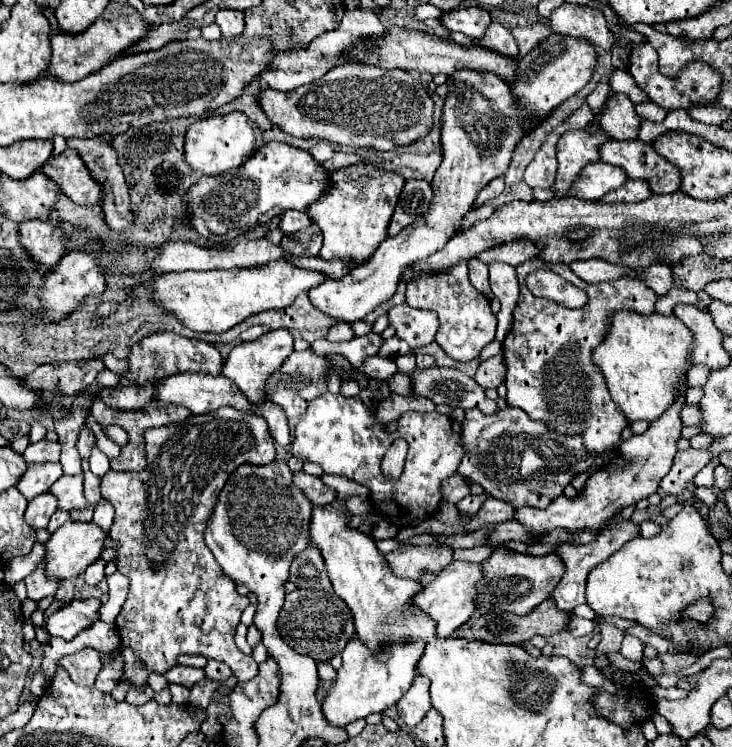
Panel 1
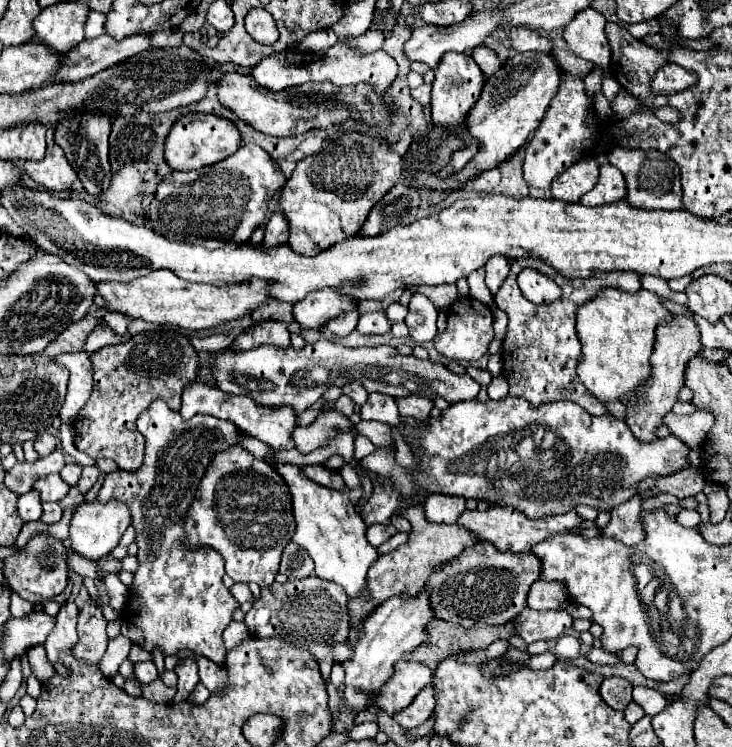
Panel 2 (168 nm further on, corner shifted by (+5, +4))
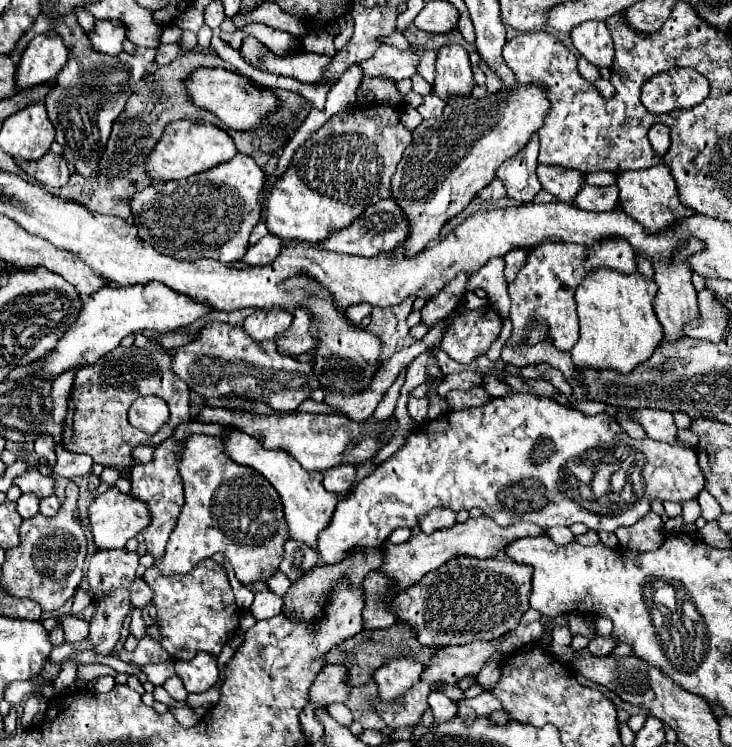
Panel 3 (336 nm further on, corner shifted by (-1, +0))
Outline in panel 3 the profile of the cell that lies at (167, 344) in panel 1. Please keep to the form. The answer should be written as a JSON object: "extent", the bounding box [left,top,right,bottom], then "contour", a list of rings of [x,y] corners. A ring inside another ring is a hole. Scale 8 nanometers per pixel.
{"extent":[62,346,192,478],"contour":[[[132,346],[126,350],[122,348],[112,350],[108,356],[102,356],[96,364],[88,364],[80,368],[74,378],[74,388],[68,402],[62,446],[68,452],[90,454],[94,462],[100,462],[102,466],[110,466],[118,470],[122,478],[130,478],[132,462],[134,462],[132,450],[138,444],[160,444],[180,424],[192,422],[190,388],[170,370],[172,358],[174,358],[174,352],[166,348],[150,350],[150,348]],[[150,394],[164,398],[170,408],[168,422],[154,436],[136,430],[128,422],[128,410],[132,402],[140,396],[150,396]]]}

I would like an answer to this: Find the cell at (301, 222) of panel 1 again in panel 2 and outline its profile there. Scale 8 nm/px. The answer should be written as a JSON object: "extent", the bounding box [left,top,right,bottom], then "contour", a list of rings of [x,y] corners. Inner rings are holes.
{"extent":[262,212,288,246],"contour":[[[274,212],[274,216],[268,220],[268,224],[266,224],[266,228],[264,228],[264,240],[262,240],[262,244],[270,244],[270,246],[274,246],[274,244],[286,244],[288,242],[288,222],[286,222],[286,218],[284,218],[284,214],[282,212]]]}

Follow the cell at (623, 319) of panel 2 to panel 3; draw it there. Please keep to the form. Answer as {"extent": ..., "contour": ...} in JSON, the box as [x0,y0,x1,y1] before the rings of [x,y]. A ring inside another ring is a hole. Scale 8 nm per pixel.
{"extent":[570,268,662,374],"contour":[[[608,268],[592,272],[592,276],[588,276],[588,280],[584,280],[576,290],[580,340],[570,352],[576,368],[630,374],[634,368],[644,364],[654,354],[662,336],[660,322],[652,312],[654,298],[654,280],[646,280],[638,272],[632,276],[620,276],[620,272],[608,272]]]}

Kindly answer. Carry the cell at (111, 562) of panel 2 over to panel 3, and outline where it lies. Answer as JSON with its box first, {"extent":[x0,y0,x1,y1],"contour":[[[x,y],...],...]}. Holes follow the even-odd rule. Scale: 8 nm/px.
{"extent":[86,548,138,656],"contour":[[[126,548],[120,550],[98,550],[90,562],[88,562],[88,586],[94,594],[94,606],[96,612],[90,620],[90,634],[86,640],[92,642],[92,652],[96,656],[110,656],[114,650],[114,644],[120,638],[120,628],[124,624],[126,614],[130,612],[130,586],[134,582],[134,574],[138,568],[138,554],[130,552]]]}

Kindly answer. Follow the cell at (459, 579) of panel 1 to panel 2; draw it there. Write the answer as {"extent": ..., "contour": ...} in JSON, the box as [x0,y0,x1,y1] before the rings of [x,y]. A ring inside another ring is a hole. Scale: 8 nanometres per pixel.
{"extent":[344,592,434,710],"contour":[[[418,592],[418,596],[408,598],[390,598],[382,606],[378,606],[360,628],[350,630],[350,646],[354,650],[354,658],[344,662],[346,670],[346,690],[344,700],[352,710],[368,708],[374,698],[370,692],[378,692],[380,686],[394,674],[394,662],[402,656],[408,656],[422,640],[426,640],[426,624],[432,620],[434,612],[430,608],[430,598],[426,592]]]}

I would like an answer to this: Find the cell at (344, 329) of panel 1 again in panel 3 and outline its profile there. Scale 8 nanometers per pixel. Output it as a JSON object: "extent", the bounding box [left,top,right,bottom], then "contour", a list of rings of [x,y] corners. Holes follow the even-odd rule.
{"extent":[344,304,372,326],"contour":[[[358,304],[358,306],[348,308],[348,310],[344,312],[344,316],[346,316],[346,320],[348,320],[350,324],[360,326],[360,322],[370,314],[370,310],[372,310],[372,306],[370,306],[370,304]]]}

